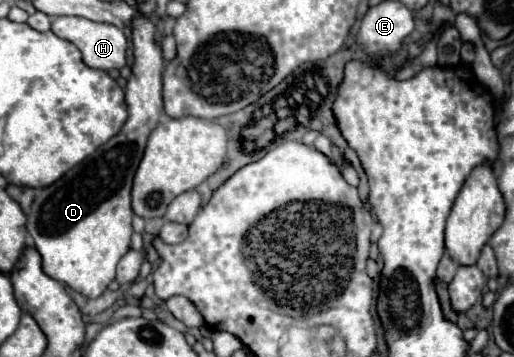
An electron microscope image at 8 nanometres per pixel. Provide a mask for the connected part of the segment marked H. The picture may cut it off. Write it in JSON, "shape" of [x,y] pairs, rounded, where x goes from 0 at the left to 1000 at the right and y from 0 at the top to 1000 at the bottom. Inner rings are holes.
{"shape":[[[105,48],[101,92],[144,120],[160,148],[160,171],[179,193],[210,199],[210,193],[233,193],[245,182],[245,132],[249,132],[245,104],[241,104],[237,81],[230,81],[214,64],[183,64],[163,48]]]}

